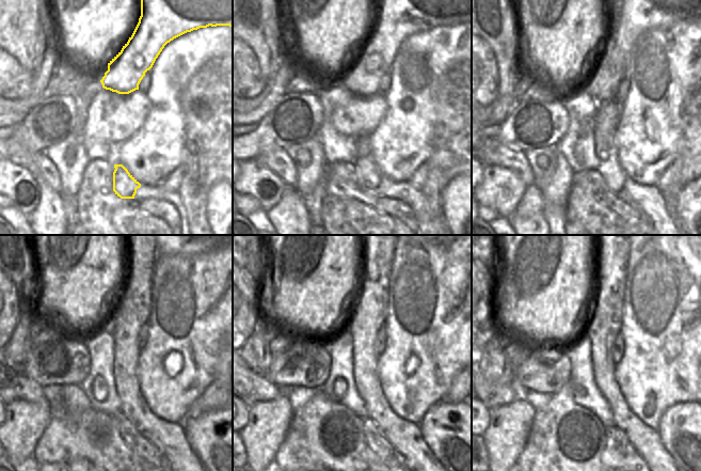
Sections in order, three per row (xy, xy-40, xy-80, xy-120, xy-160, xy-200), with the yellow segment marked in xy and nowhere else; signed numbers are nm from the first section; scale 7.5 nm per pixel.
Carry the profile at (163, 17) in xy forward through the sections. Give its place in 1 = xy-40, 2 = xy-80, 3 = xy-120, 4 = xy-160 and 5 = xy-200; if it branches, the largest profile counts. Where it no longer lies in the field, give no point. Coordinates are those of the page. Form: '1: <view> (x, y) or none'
1: xy-40 (399, 17)
2: xy-80 (602, 80)
3: xy-120 (124, 325)
4: xy-160 (366, 320)
5: xy-200 (604, 324)

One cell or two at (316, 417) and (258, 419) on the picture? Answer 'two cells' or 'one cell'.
two cells

